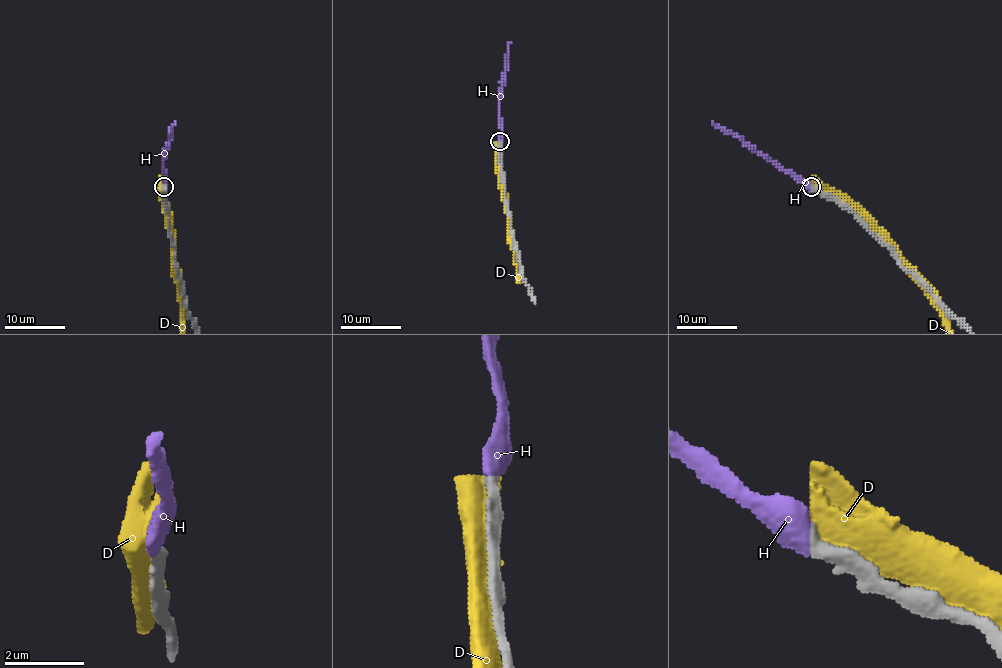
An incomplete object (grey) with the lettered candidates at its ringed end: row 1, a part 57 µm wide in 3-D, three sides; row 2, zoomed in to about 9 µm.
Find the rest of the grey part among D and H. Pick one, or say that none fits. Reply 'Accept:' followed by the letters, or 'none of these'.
Accept: H

